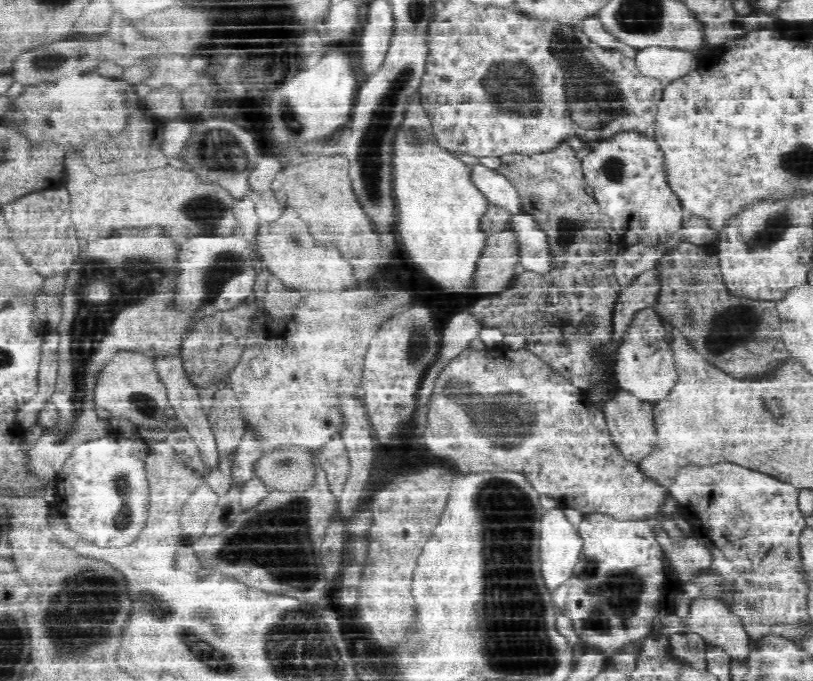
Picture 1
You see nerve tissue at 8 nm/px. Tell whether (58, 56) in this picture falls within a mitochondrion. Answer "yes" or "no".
yes

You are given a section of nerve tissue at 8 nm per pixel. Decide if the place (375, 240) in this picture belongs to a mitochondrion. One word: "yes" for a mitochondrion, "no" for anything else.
no

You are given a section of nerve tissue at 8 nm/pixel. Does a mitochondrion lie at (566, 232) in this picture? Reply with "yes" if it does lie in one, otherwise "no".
yes

